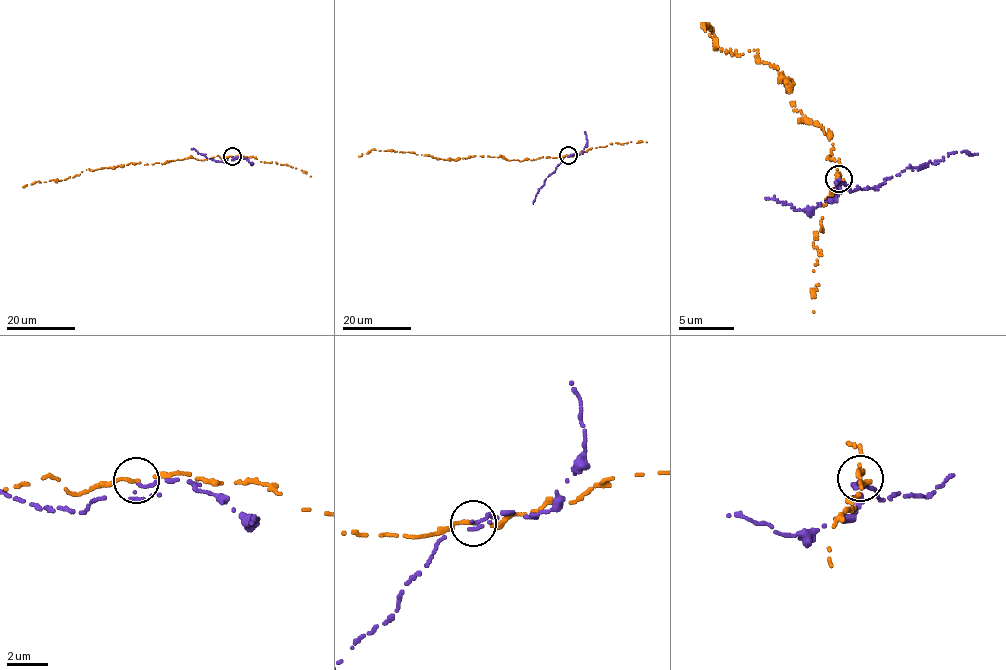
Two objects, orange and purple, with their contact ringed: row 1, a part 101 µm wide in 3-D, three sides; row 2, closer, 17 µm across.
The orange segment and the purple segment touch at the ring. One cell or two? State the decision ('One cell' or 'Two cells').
Two cells

